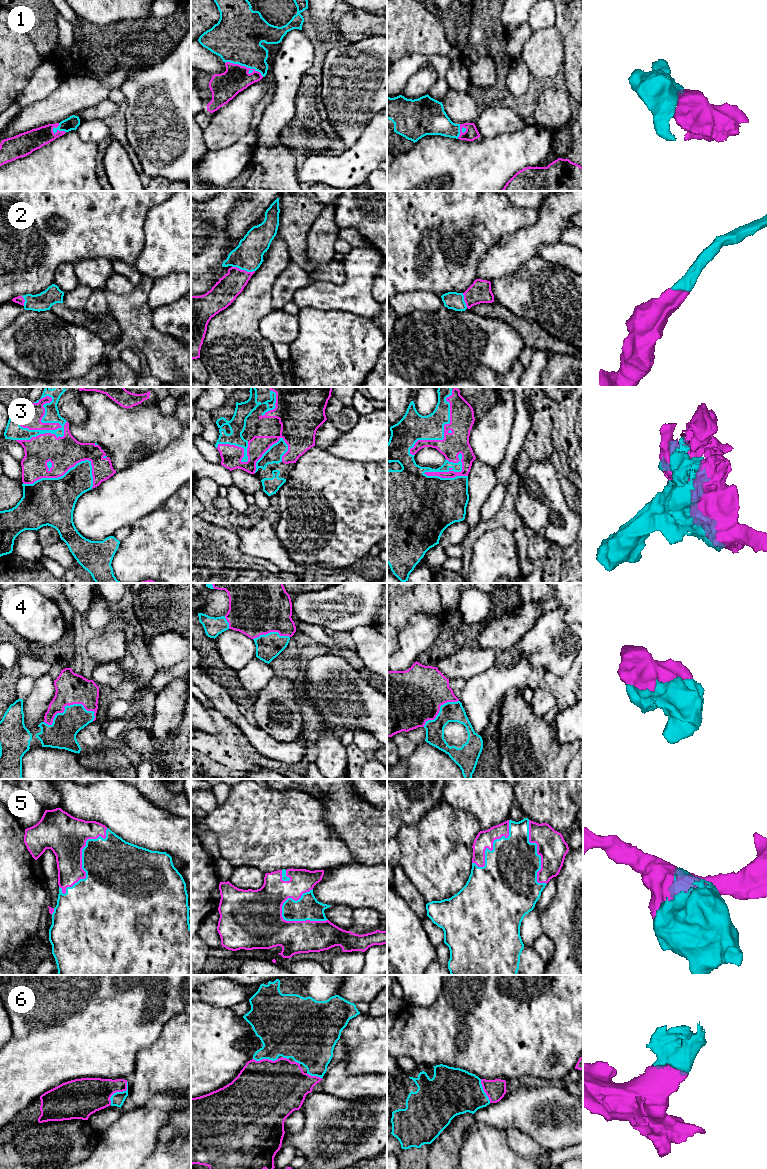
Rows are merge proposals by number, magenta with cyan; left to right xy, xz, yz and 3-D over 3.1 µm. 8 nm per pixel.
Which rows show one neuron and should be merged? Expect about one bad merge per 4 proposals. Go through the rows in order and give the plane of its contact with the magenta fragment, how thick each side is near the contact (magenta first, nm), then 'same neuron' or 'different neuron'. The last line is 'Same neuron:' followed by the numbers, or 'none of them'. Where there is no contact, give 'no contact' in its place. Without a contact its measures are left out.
1: contact in xz; calibres 220 and 400 nm; same neuron
2: contact in xz; calibres 200 and 240 nm; same neuron
3: contact in xy; calibres 180 and 140 nm; same neuron
4: contact in xy; calibres 240 and 220 nm; same neuron
5: contact in xy; calibres 320 and 440 nm; same neuron
6: contact in xy; calibres 280 and 110 nm; same neuron
Same neuron: 1, 2, 3, 4, 5, 6

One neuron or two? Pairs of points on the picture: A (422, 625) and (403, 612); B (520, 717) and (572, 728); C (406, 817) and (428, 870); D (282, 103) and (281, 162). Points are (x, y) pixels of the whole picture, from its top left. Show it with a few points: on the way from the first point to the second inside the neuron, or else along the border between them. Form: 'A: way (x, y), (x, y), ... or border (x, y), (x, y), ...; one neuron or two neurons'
A: border (433, 613), (413, 613), (407, 624), (398, 633); two neurons
B: border (552, 722), (555, 739), (559, 743), (568, 743); two neurons
C: border (428, 810), (416, 822), (404, 824), (397, 835); two neurons
D: border (279, 140), (268, 147), (257, 147); two neurons

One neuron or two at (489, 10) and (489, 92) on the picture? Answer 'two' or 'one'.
one

